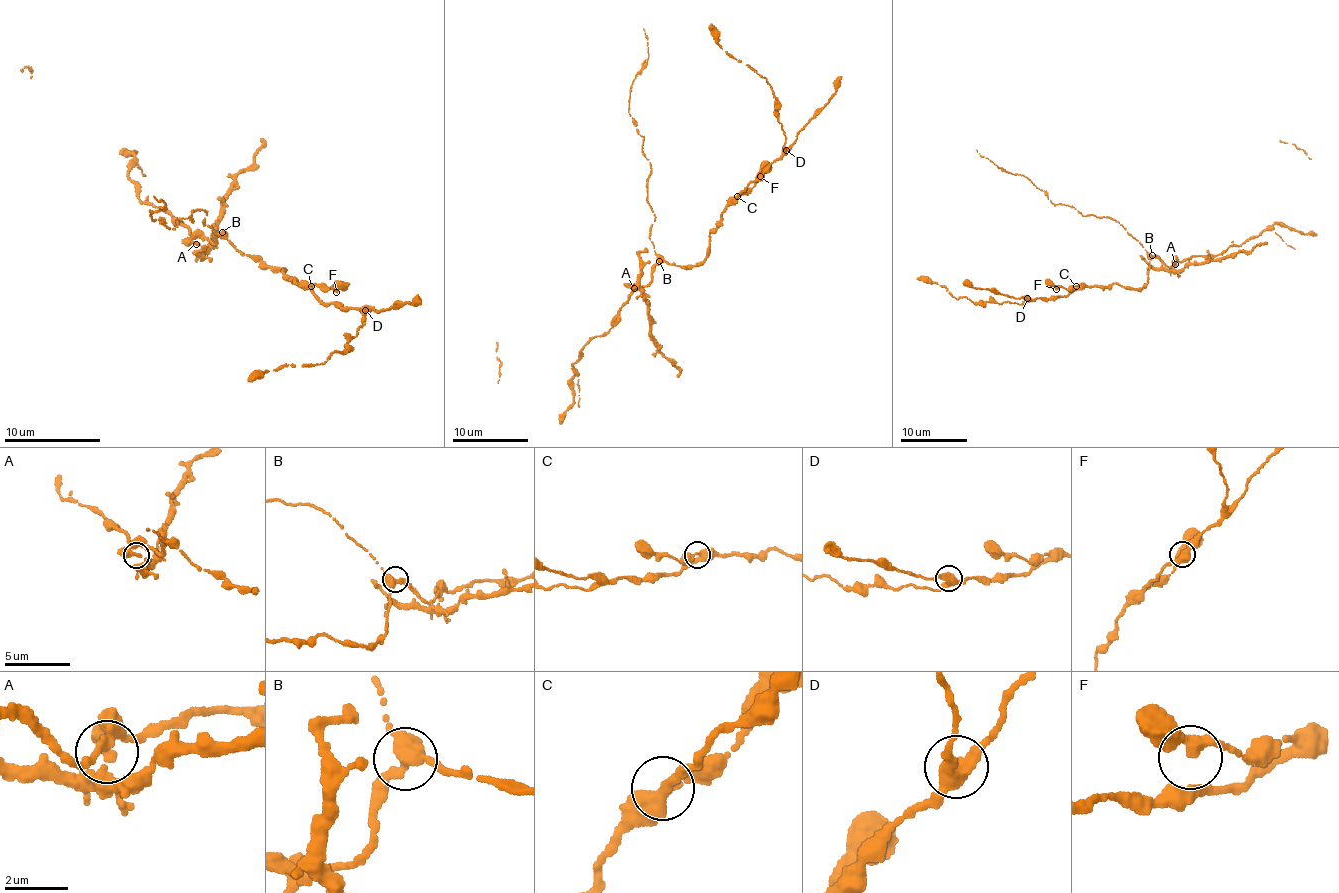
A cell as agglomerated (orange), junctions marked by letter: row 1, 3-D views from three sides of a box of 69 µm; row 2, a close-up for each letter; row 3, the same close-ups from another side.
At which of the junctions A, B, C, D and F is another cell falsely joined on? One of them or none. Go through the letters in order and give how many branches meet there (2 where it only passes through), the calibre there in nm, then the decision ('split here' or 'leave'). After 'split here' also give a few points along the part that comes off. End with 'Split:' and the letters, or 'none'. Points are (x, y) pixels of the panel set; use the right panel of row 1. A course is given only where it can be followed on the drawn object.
A: branches 3; calibre 260 nm; split here; course (1174, 264), (1175, 270), (1183, 269), (1189, 264), (1248, 252), (1267, 242)
B: branches 3; calibre 360 nm; leave
C: branches 3; calibre 320 nm; leave
D: branches 3; calibre 380 nm; leave
F: branches 2; calibre 320 nm; leave
Split: A

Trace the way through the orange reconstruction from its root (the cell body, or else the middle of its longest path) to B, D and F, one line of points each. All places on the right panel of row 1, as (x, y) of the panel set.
B: (1148, 276), (1152, 255)
D: (1148, 276), (1143, 288), (1137, 289), (1114, 284), (1075, 289), (1067, 294), (1043, 300), (1027, 298)
F: (1148, 276), (1143, 288), (1137, 289), (1114, 284), (1056, 289)

